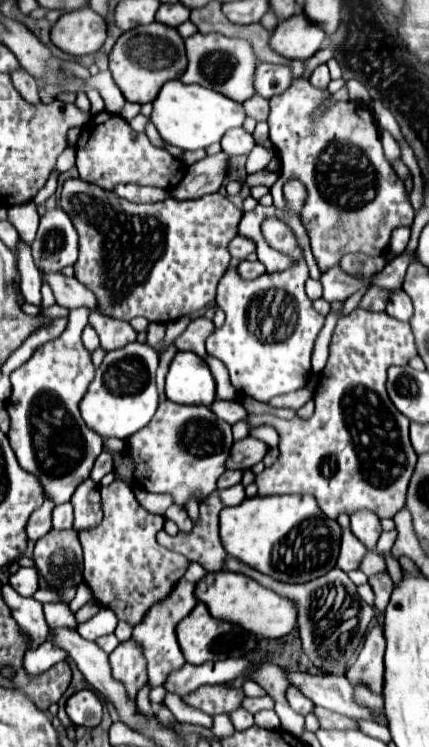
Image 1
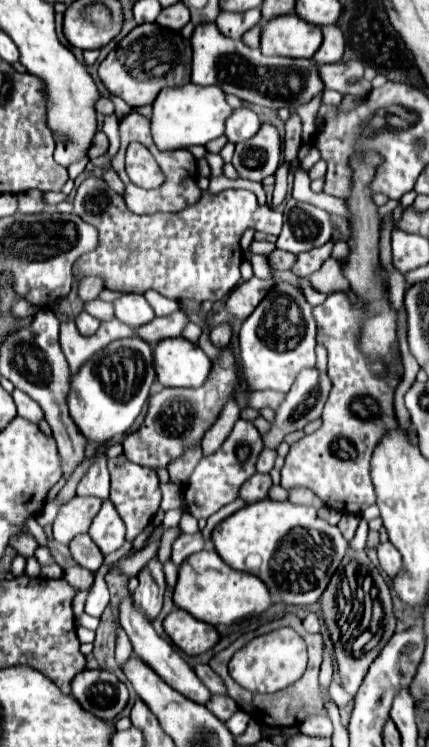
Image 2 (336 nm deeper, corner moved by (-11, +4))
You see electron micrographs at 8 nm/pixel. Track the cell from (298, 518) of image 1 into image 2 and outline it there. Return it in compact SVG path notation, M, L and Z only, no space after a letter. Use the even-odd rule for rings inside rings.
M270 498L248 504L240 512L234 512L228 520L222 520L212 532L212 542L216 546L216 552L228 566L232 566L234 570L260 576L260 580L272 592L274 602L284 602L294 606L308 606L320 598L320 594L328 586L328 580L340 566L348 548L348 542L344 540L338 526L332 526L326 520L318 518L314 506L298 506L288 500L276 502Z

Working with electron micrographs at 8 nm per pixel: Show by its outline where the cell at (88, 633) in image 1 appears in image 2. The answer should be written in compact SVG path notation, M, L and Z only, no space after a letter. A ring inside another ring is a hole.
M72 566L72 568L68 568L68 570L64 572L64 580L66 580L68 584L72 582L72 586L74 586L78 592L82 592L82 590L88 590L88 588L94 584L94 574L92 574L90 570L82 568L82 566Z

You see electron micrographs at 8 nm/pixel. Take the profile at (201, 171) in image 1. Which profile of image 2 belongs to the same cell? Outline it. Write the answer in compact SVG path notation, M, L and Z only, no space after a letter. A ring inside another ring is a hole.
M262 124L258 134L236 146L232 164L240 178L262 182L266 176L274 174L280 164L280 136L270 124Z

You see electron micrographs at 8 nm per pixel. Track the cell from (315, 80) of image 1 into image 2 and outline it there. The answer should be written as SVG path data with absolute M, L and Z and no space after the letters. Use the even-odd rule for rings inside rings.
M332 24L332 26L324 26L322 32L324 32L324 42L318 48L314 60L318 64L340 62L342 60L342 54L344 54L344 36L342 36L340 28Z

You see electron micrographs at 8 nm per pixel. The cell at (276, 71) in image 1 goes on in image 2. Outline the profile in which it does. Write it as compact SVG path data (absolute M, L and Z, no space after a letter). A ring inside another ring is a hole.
M340 62L340 64L322 64L318 66L320 80L324 88L336 90L352 96L366 96L370 92L370 82L364 78L364 66L360 62Z

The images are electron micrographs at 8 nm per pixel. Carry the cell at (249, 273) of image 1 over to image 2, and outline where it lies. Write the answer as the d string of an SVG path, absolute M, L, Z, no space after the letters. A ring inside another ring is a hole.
M272 250L270 254L266 254L268 258L268 264L272 270L290 270L296 256L290 254L290 252L284 252L284 250Z

